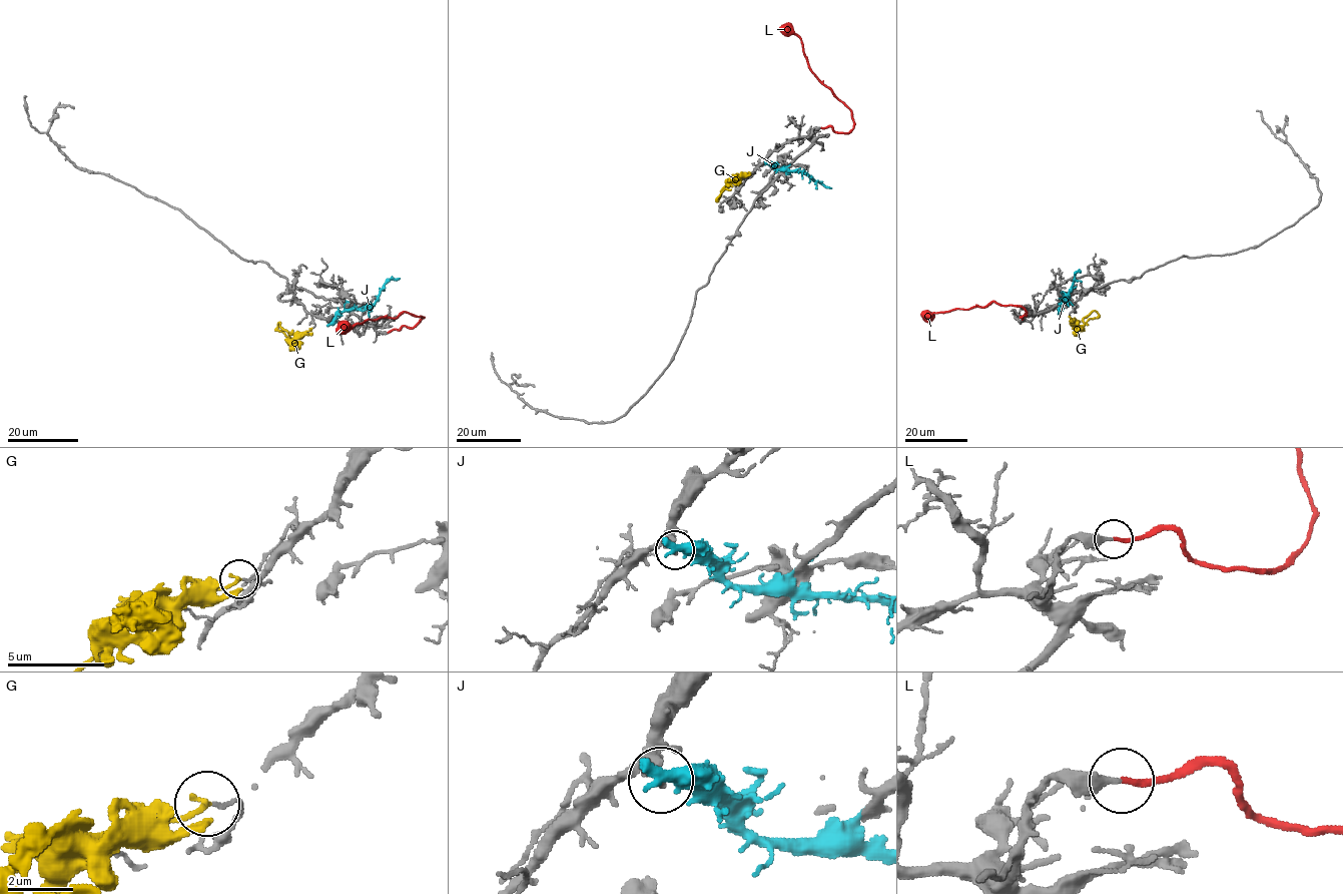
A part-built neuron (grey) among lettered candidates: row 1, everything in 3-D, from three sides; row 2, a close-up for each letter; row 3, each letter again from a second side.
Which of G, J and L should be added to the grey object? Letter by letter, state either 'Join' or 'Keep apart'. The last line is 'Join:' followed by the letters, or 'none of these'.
G: Keep apart
J: Keep apart
L: Join
Join: L

